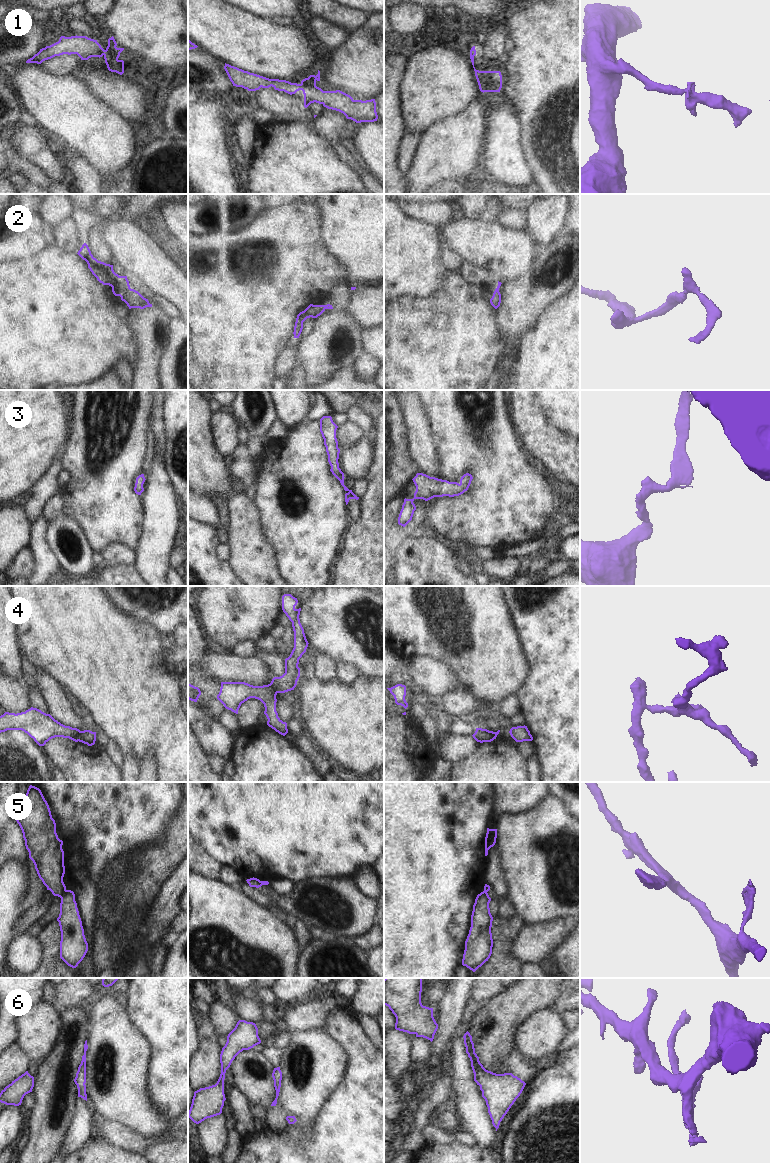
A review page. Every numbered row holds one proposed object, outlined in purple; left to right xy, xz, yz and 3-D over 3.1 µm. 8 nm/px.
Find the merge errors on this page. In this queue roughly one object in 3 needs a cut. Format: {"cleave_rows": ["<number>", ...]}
{"cleave_rows": ["4", "5"]}

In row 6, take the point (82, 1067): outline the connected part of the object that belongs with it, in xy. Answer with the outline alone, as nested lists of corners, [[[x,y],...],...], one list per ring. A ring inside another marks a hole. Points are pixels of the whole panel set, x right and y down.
[[[87,1040],[84,1044],[84,1055],[82,1056],[81,1064],[78,1067],[78,1071],[76,1073],[76,1077],[74,1079],[75,1084],[78,1088],[78,1097],[83,1098],[87,1101],[86,1094],[86,1051],[88,1049]]]

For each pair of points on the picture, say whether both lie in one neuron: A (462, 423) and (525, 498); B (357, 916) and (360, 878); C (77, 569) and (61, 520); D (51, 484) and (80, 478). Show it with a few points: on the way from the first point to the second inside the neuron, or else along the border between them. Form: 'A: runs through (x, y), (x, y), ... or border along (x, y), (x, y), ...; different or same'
A: runs through (475, 442), (499, 466), (501, 474), (506, 479); same
B: border along (348, 877), (361, 893), (373, 899); different
C: runs through (65, 558), (56, 545), (56, 532); same
D: border along (61, 485), (59, 493); different

